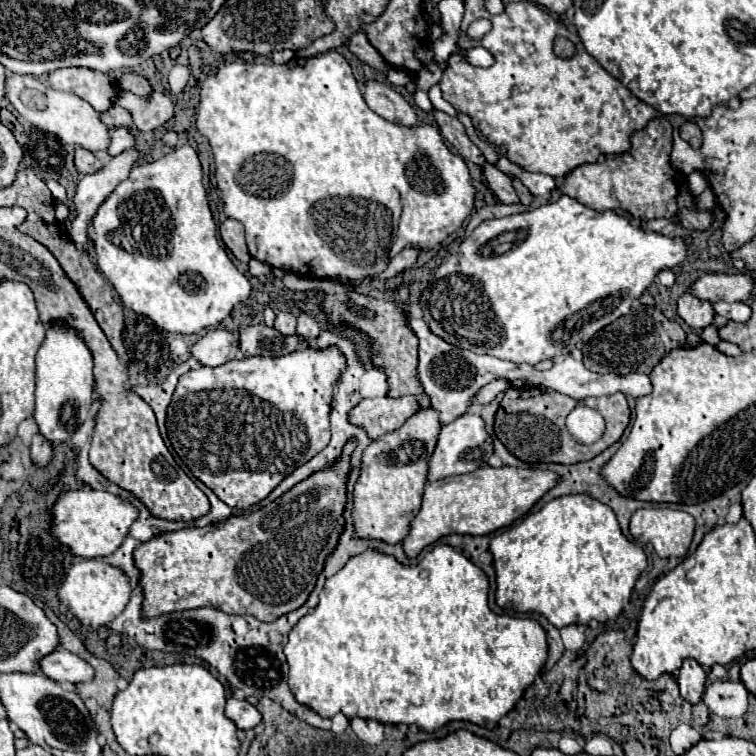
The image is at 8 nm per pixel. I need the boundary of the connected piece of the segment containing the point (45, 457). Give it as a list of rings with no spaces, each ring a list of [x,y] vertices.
[[[34,435],[30,445],[30,457],[32,457],[32,463],[39,467],[45,467],[52,459],[52,447],[42,435]]]

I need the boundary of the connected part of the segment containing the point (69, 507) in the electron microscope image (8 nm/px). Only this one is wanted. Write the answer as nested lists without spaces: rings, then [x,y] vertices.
[[[84,487],[74,493],[60,495],[60,499],[52,505],[52,535],[58,543],[66,545],[72,555],[84,559],[106,557],[120,547],[136,517],[138,511],[132,503],[108,491],[94,491],[90,487]]]

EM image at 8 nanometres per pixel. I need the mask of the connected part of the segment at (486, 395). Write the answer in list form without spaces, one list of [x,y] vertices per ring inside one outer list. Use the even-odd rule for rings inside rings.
[[[492,381],[492,383],[488,383],[486,387],[482,387],[480,391],[478,391],[478,395],[472,399],[472,403],[482,403],[482,405],[486,405],[486,403],[490,403],[500,391],[506,391],[510,387],[510,383],[506,383],[506,381]]]

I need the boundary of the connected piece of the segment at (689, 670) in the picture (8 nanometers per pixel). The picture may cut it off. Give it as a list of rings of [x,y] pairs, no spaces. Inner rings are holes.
[[[686,659],[680,673],[678,673],[678,685],[680,685],[680,695],[688,703],[696,705],[702,699],[704,687],[706,687],[704,669],[694,659]]]

